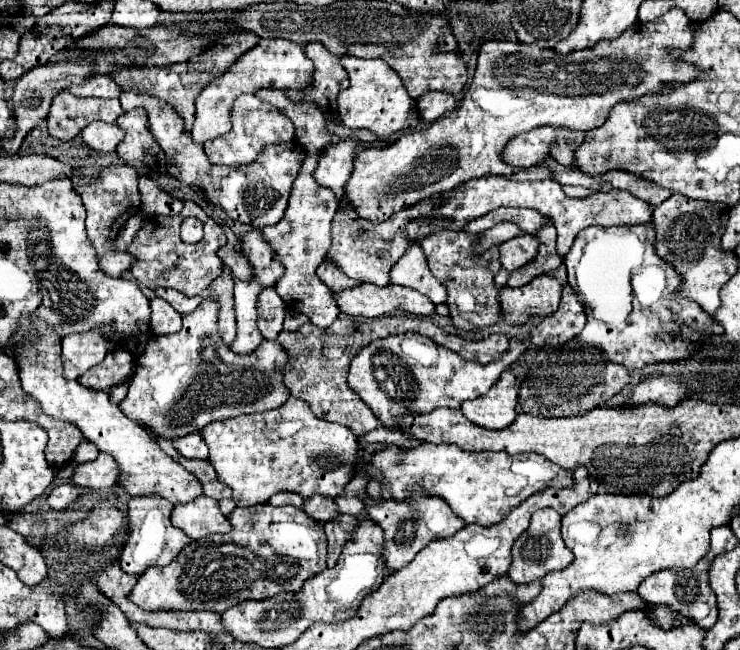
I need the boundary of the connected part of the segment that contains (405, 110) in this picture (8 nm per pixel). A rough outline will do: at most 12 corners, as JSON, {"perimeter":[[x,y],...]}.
{"perimeter":[[341,56],[345,126],[379,138],[415,128],[419,112],[385,60]]}

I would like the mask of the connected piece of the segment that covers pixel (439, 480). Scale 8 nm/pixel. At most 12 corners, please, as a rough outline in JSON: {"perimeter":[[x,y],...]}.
{"perimeter":[[387,448],[369,470],[405,500],[449,500],[467,524],[493,526],[573,474],[541,454]]}

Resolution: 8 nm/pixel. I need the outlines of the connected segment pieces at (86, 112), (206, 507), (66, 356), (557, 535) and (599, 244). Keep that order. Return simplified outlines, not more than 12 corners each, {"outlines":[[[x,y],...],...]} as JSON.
{"outlines":[[[61,92],[51,104],[51,136],[71,142],[91,122],[115,122],[117,98]],[[217,500],[177,504],[171,520],[193,540],[231,528]],[[99,332],[67,334],[63,372],[77,380],[103,362],[109,344]],[[537,510],[513,544],[509,578],[527,584],[573,562],[561,516]],[[653,224],[591,226],[565,256],[577,336],[627,368],[723,328],[679,298]]]}

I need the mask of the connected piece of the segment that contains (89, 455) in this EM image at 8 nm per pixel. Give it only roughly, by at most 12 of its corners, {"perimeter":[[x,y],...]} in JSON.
{"perimeter":[[83,440],[73,454],[75,462],[91,462],[99,456],[93,442]]}

